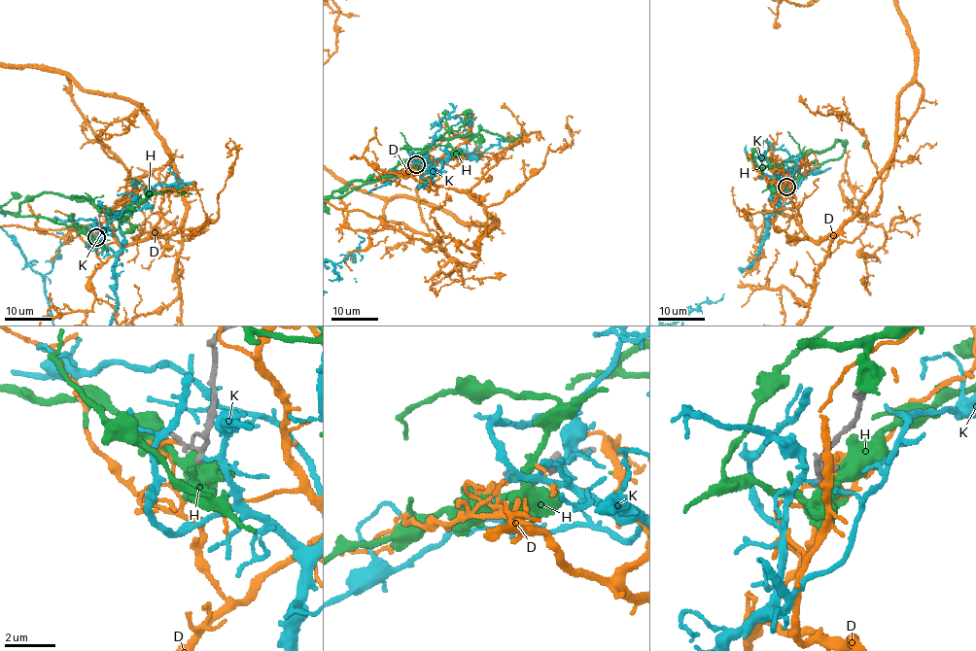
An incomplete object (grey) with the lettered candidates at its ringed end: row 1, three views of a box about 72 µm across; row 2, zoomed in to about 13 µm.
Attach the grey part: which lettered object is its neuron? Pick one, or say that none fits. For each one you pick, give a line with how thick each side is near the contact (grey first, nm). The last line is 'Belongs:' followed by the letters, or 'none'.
Belongs: none

